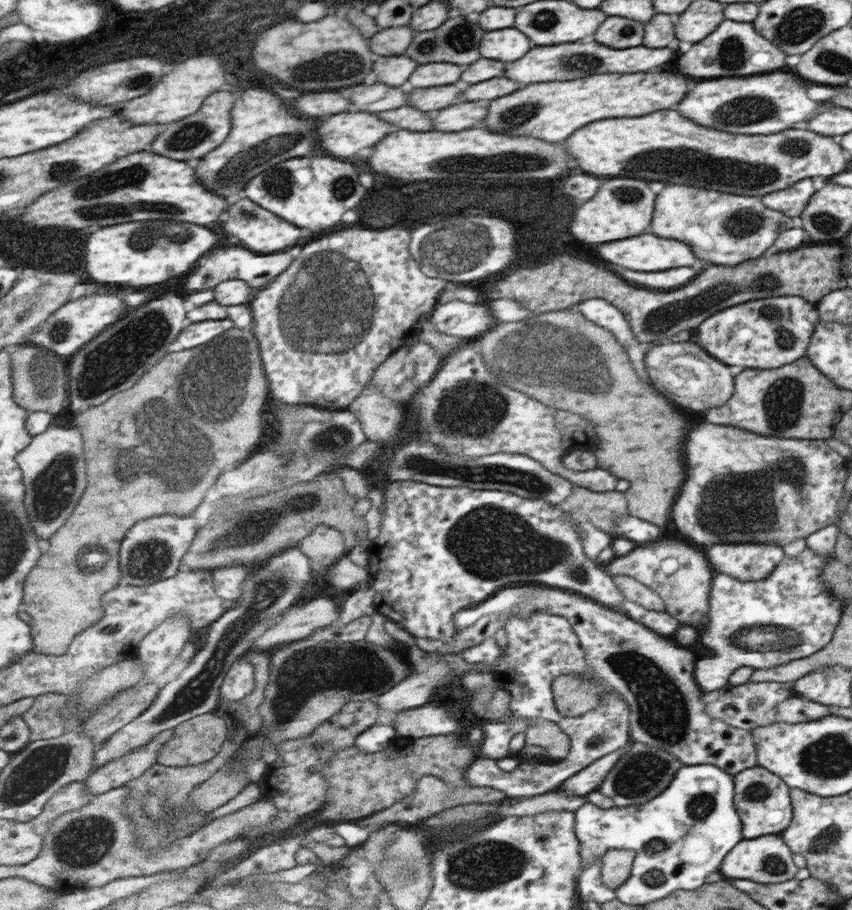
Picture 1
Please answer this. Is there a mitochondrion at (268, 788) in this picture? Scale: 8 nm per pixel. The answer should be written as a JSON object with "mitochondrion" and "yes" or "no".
{"mitochondrion":"no"}

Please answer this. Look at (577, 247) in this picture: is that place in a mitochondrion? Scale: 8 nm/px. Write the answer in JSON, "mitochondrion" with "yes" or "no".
{"mitochondrion":"no"}

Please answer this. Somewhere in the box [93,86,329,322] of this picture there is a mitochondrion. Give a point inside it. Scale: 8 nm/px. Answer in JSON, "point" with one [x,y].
{"point":[280,146]}

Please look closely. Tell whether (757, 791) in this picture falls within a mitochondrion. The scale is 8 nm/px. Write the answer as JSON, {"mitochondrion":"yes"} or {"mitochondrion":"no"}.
{"mitochondrion":"yes"}

